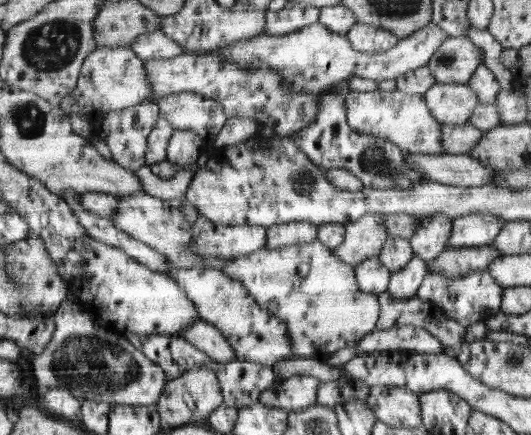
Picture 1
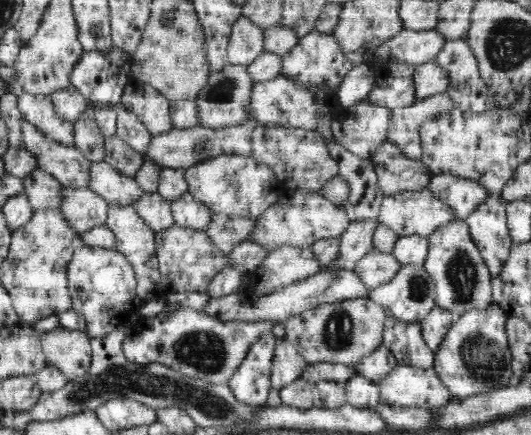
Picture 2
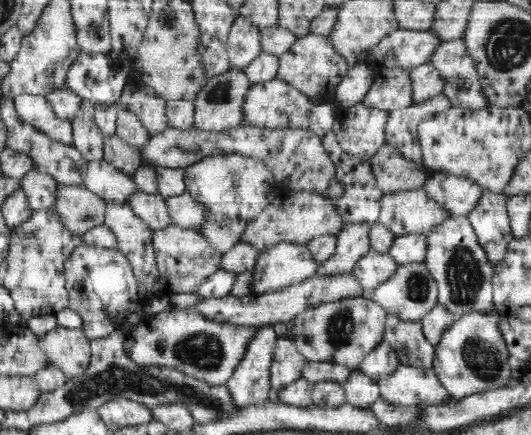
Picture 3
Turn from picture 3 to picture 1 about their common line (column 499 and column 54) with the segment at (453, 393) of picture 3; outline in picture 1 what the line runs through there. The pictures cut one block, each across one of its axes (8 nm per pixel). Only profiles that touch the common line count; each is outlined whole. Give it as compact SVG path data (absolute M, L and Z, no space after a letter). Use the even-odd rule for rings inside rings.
M74 287L68 291L68 296L56 312L51 314L56 322L52 339L48 346L32 360L32 372L38 386L62 388L69 390L78 398L87 398L94 402L104 402L115 405L154 405L161 400L162 392L168 385L165 371L150 359L144 352L139 351L130 341L123 336L111 334L107 328L100 327L80 302Z

